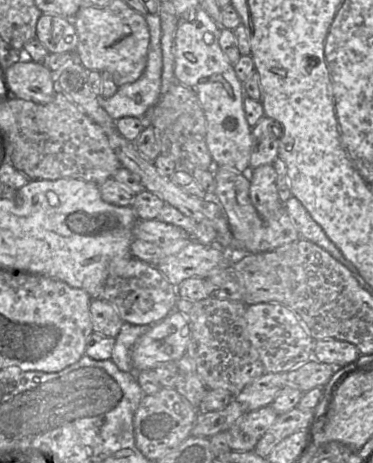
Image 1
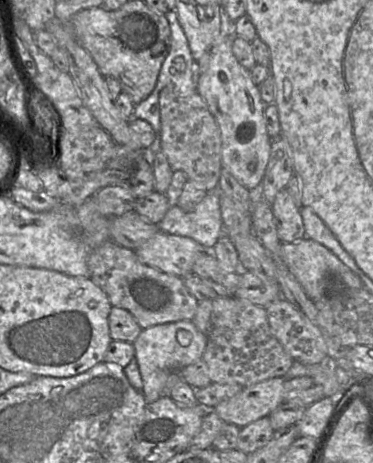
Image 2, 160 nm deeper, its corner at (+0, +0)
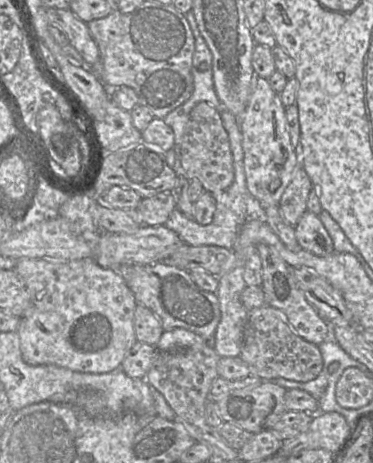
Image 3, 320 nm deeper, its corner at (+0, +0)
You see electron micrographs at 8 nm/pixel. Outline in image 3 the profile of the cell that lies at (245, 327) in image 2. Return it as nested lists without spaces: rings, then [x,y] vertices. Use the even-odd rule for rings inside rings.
[[[268,305],[248,312],[239,357],[247,364],[250,376],[256,376],[263,381],[284,378],[289,381],[308,382],[320,375],[324,365],[319,346],[298,336],[282,314]]]

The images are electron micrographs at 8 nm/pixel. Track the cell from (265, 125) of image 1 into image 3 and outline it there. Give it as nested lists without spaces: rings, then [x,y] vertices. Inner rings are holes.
[[[299,165],[278,206],[286,223],[293,227],[298,223],[307,211],[307,201],[312,189],[313,183],[310,176],[304,167]]]

